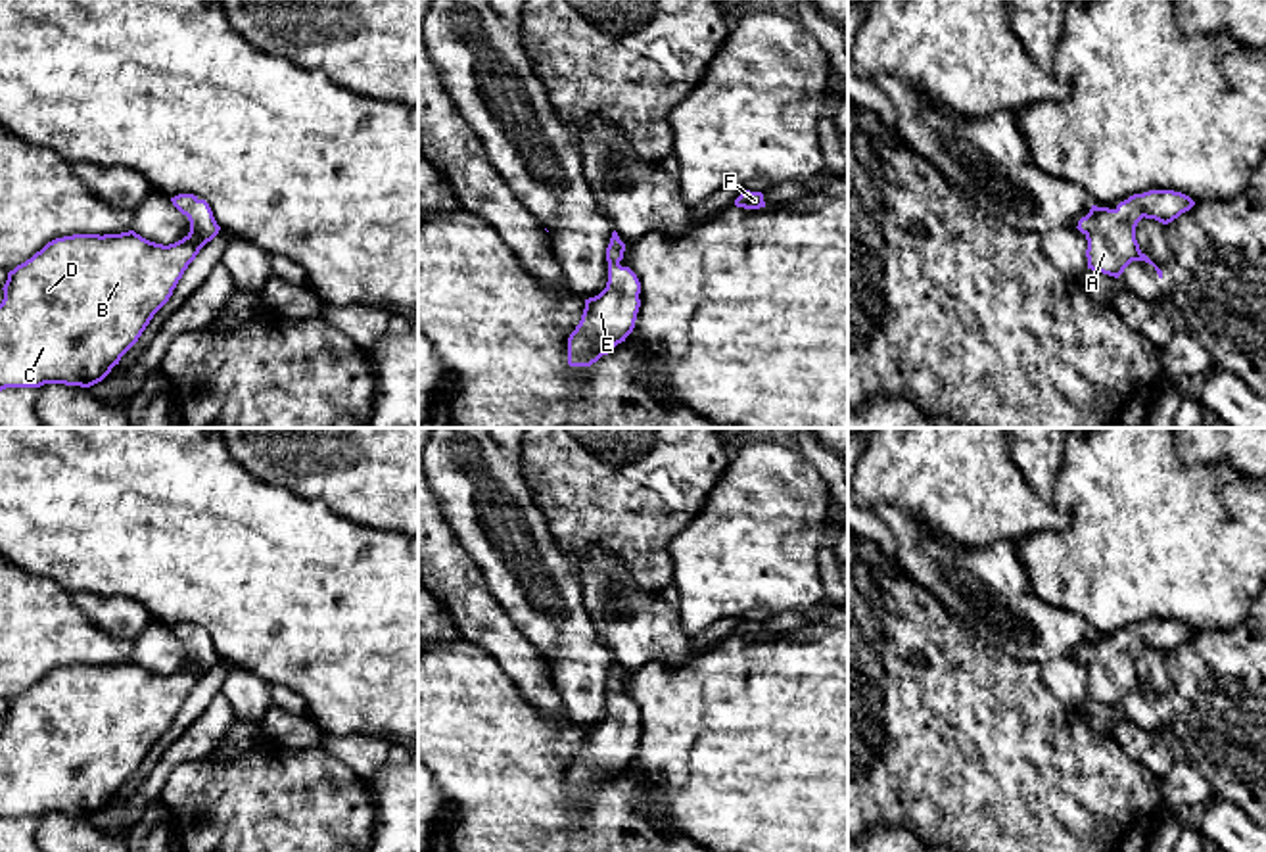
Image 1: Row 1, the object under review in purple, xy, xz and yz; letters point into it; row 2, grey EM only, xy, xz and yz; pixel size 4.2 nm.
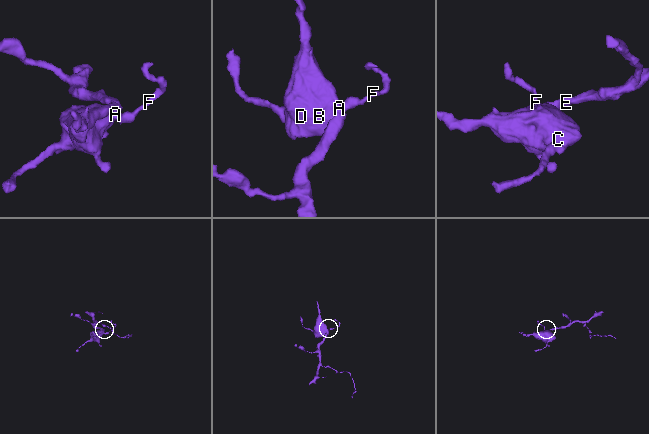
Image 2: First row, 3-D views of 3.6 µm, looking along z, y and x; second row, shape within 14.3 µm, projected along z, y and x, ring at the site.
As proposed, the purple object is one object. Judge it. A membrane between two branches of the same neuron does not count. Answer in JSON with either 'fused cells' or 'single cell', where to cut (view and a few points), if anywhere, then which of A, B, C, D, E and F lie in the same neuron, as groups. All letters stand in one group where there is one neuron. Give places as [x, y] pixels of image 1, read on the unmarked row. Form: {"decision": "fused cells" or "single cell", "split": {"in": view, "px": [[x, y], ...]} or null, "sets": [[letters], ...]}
{"decision": "single cell", "split": null, "sets": [["A", "B", "C", "D", "E", "F"]]}

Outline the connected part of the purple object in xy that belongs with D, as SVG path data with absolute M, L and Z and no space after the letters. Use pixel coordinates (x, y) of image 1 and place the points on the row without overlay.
M178 624L171 631L190 651L190 662L175 674L155 674L134 660L73 664L48 672L8 702L0 733L0 821L44 814L90 817L119 794L199 679L221 660L205 629Z

